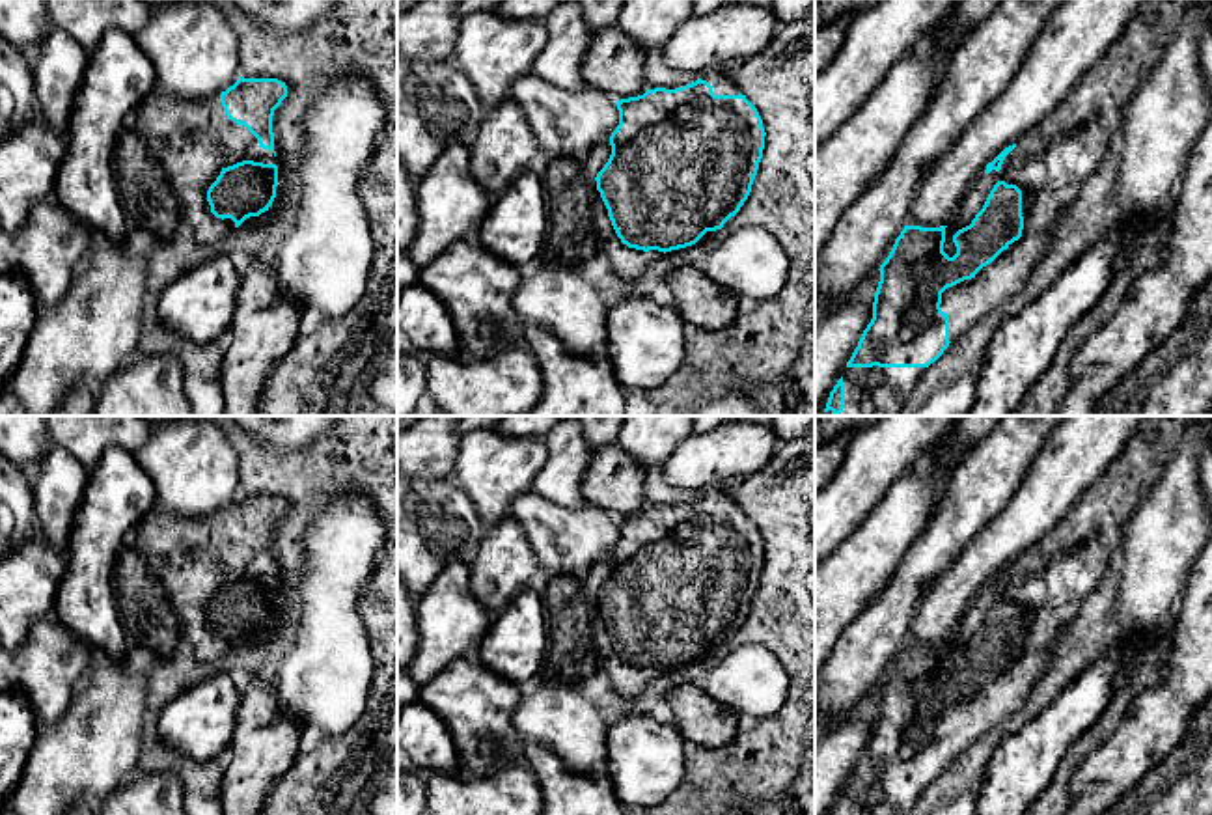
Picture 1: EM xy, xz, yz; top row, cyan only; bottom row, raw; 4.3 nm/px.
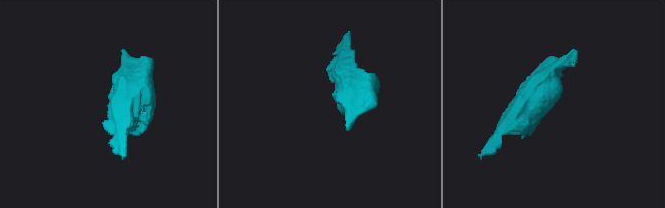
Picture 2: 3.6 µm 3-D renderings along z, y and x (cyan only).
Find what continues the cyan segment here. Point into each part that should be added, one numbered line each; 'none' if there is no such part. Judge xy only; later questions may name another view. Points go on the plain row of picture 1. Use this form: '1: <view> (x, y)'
1: xy (192, 560)

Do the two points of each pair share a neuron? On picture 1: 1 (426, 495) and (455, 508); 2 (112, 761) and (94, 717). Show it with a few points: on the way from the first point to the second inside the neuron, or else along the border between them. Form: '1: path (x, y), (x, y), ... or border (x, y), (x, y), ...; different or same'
1: path (433, 502), (439, 508), (448, 508); same
2: path (101, 750), (99, 728); same

